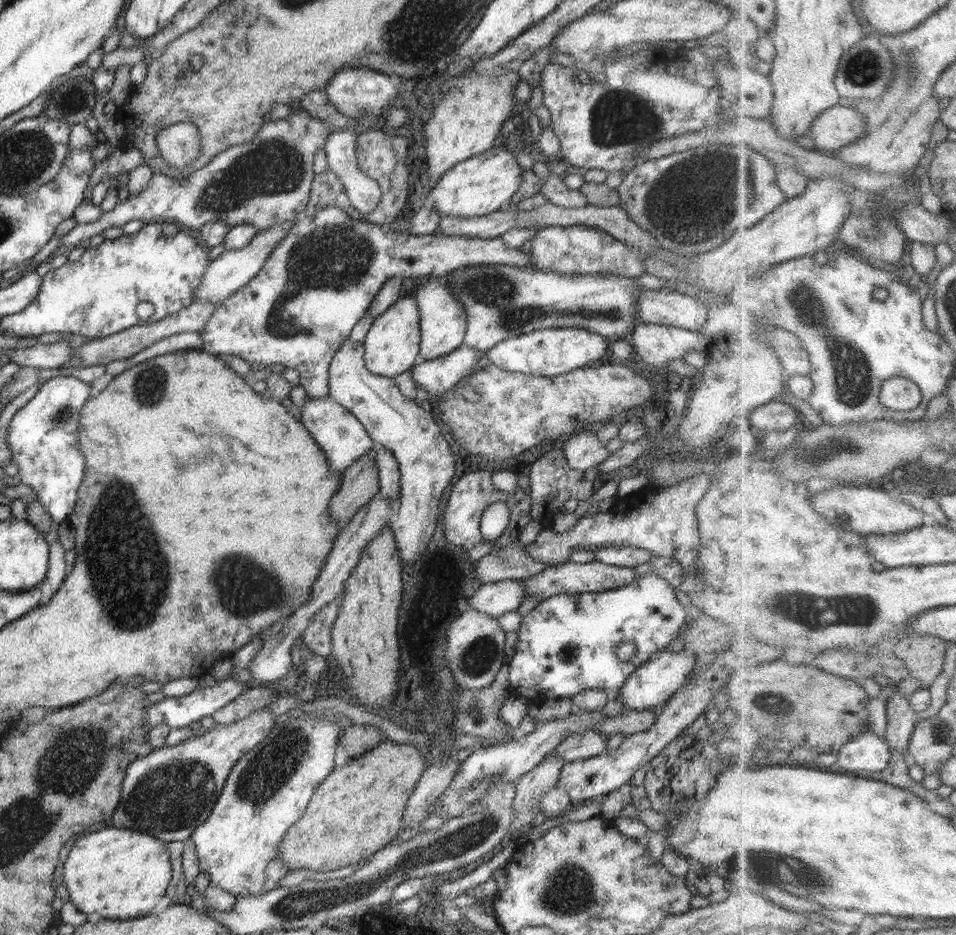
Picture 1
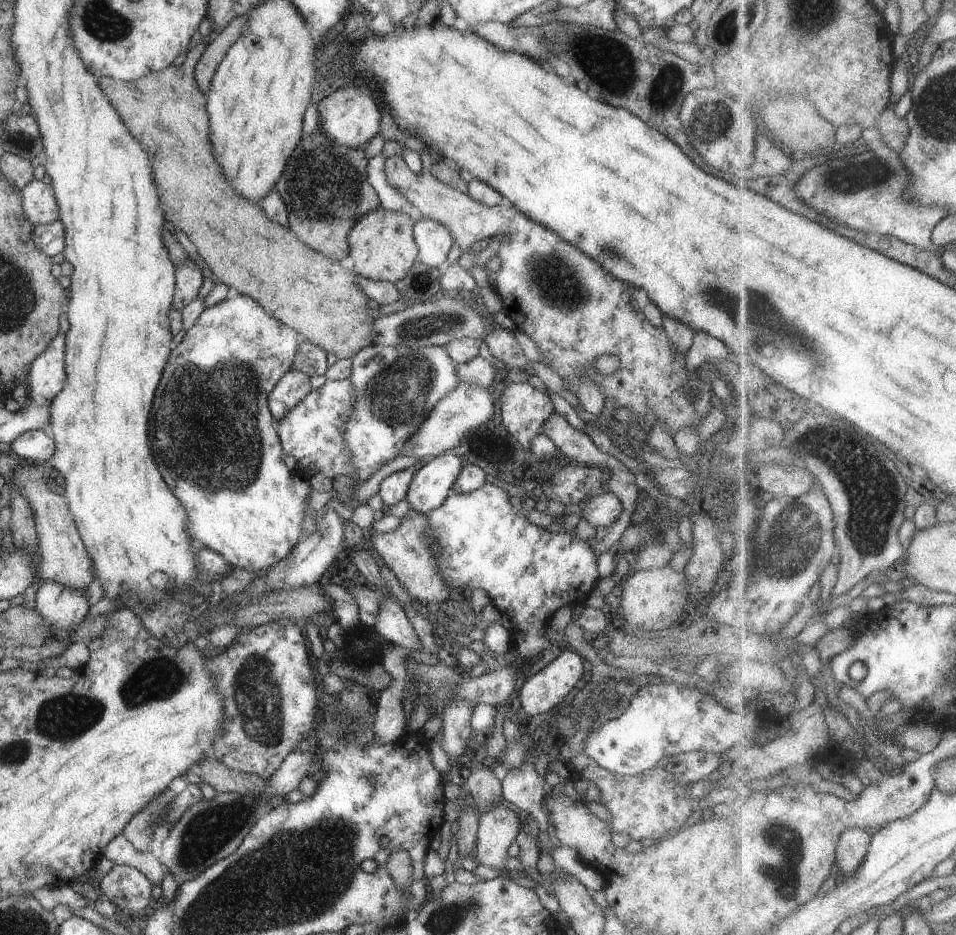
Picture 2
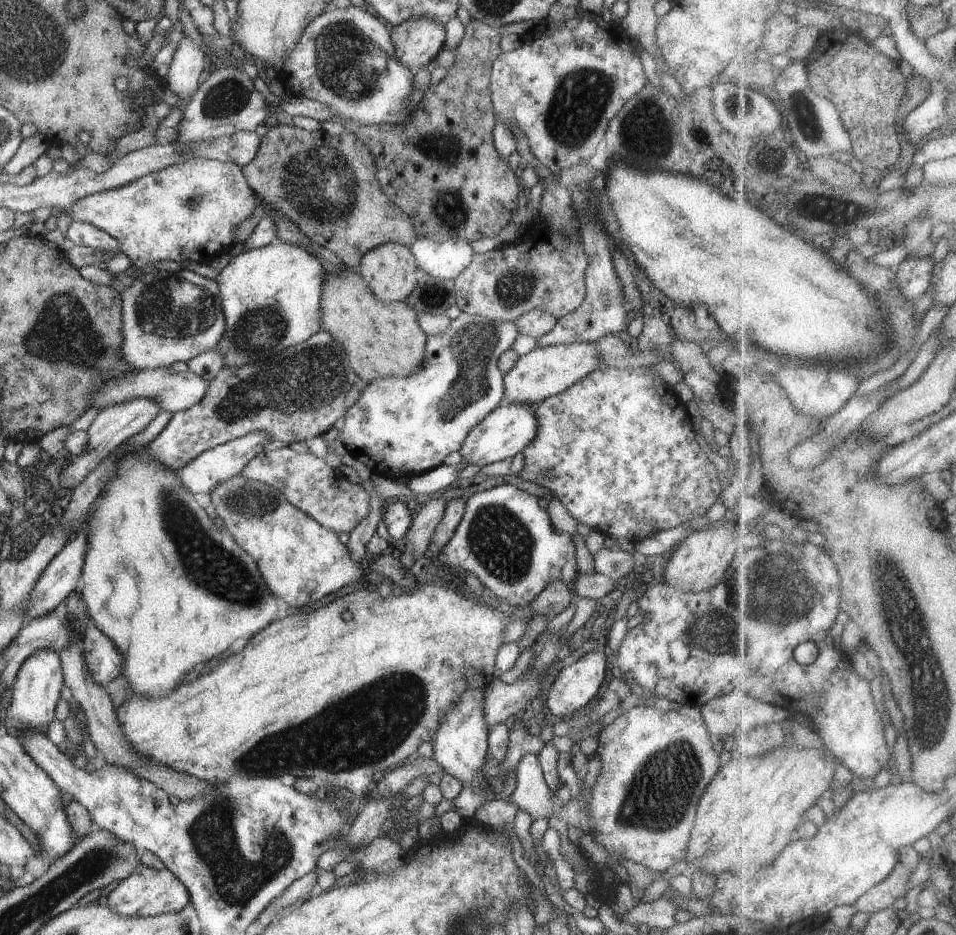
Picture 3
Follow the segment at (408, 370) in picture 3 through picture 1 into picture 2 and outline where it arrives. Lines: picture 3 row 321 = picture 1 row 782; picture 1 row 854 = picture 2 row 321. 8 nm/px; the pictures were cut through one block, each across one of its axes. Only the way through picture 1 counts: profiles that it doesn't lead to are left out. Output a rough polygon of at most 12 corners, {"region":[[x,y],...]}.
{"region":[[206,46],[98,77],[165,219],[217,282],[338,359],[373,344],[353,271],[224,178]]}

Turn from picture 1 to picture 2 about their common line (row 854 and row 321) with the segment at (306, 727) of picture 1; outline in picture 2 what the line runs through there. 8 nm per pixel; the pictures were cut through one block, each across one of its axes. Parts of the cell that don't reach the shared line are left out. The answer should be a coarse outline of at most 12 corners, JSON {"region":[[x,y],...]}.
{"region":[[239,294],[173,345],[150,448],[186,532],[257,573],[302,538],[268,395],[303,336]]}

